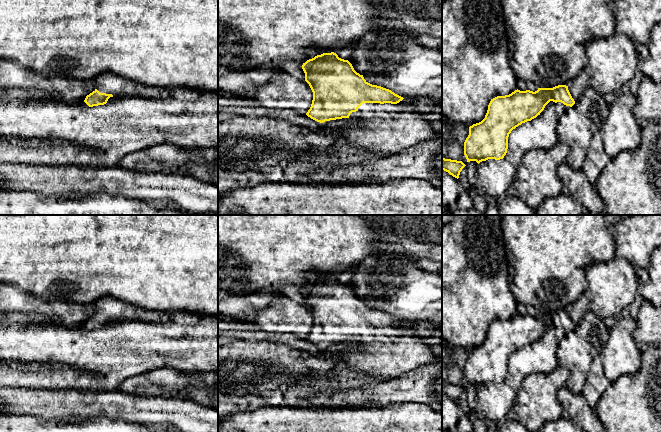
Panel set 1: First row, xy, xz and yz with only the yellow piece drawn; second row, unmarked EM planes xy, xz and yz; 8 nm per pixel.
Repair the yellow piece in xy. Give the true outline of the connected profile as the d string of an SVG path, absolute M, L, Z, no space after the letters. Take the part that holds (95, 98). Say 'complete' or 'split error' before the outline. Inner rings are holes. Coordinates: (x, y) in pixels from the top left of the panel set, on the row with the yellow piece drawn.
split error; M103 72L93 80L95 90L86 96L84 102L89 106L104 105L114 94L141 97L160 97L170 95L197 95L199 90L189 87L162 88L143 85L123 78L112 72Z

